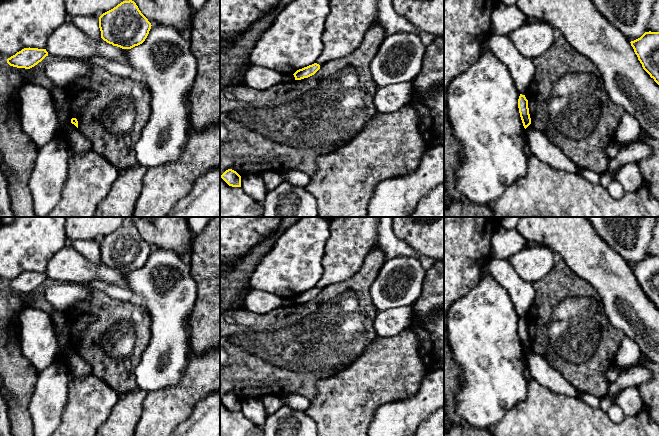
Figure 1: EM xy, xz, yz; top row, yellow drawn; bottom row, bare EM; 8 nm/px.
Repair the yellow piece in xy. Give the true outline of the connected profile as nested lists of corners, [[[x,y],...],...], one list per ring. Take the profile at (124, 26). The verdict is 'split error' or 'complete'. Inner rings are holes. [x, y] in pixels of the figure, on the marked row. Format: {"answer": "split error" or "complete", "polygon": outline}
{"answer": "complete", "polygon": [[[132,0],[121,2],[99,17],[101,38],[122,49],[131,49],[142,44],[151,26]]]}

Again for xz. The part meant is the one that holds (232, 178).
{"answer": "complete", "polygon": [[[228,169],[220,176],[229,186],[241,187],[241,176],[234,170]]]}

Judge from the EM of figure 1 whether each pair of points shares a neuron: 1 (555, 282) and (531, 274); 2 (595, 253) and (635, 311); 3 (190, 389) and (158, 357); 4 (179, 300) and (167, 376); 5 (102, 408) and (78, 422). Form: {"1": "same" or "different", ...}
{"1": "different", "2": "same", "3": "different", "4": "same", "5": "same"}

